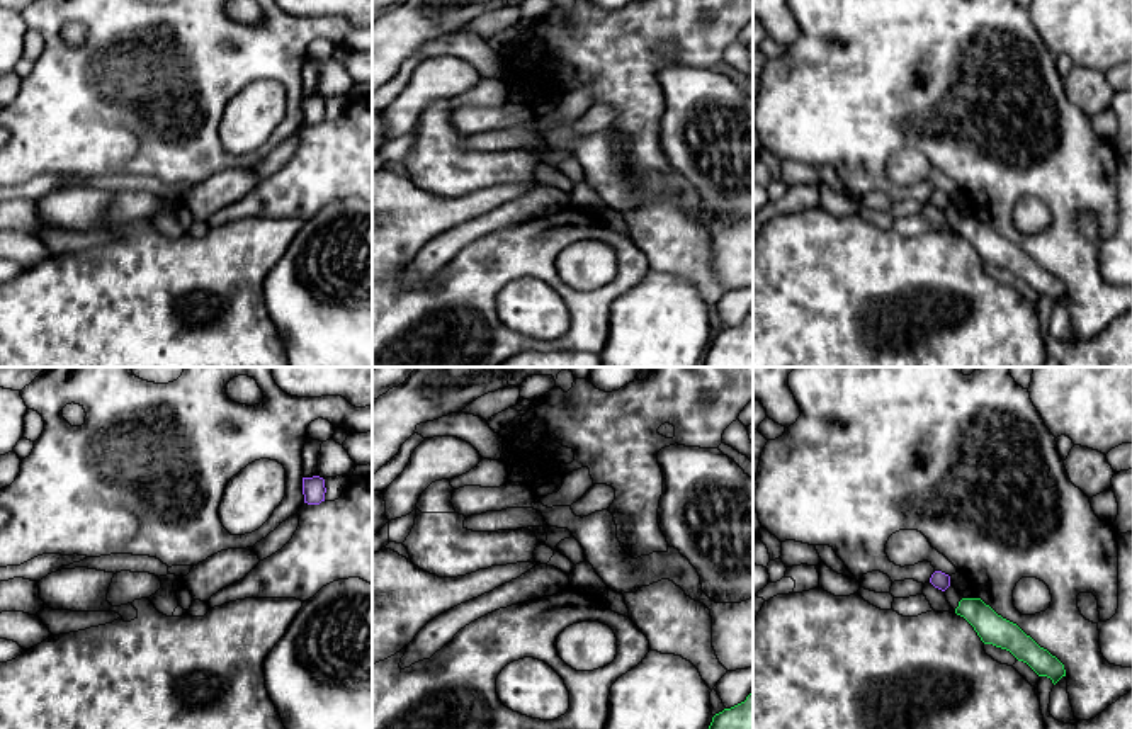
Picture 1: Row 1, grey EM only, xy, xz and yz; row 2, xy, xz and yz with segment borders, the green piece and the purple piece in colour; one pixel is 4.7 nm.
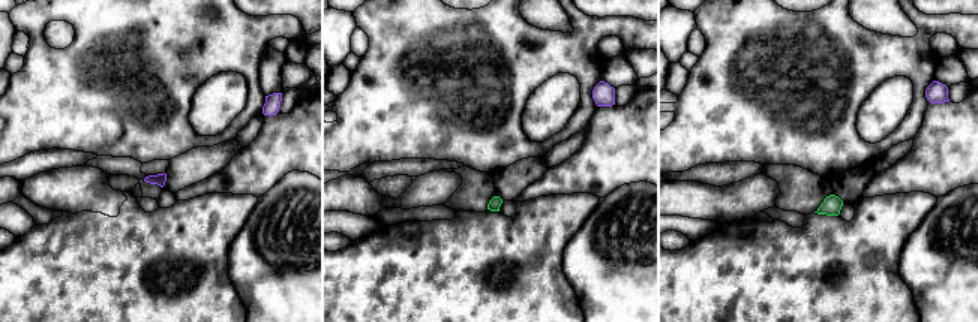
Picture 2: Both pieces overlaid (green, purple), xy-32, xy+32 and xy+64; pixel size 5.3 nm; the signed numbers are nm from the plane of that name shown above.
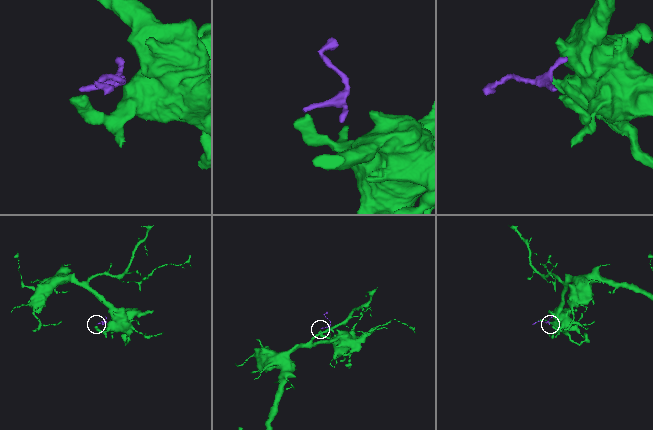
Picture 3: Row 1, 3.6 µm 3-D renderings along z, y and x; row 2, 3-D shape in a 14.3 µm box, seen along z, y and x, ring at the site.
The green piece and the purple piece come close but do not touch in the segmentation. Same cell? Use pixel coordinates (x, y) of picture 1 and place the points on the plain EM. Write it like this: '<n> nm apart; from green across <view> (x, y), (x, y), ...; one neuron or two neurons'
90 nm apart; from green across yz (962, 218), (949, 204); two neurons

